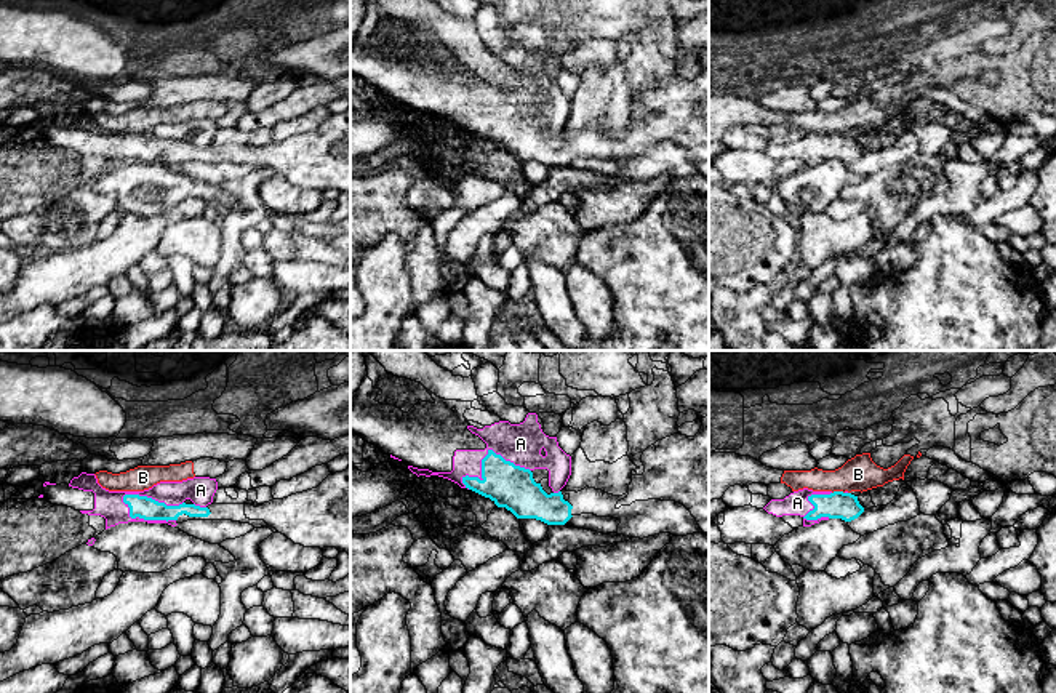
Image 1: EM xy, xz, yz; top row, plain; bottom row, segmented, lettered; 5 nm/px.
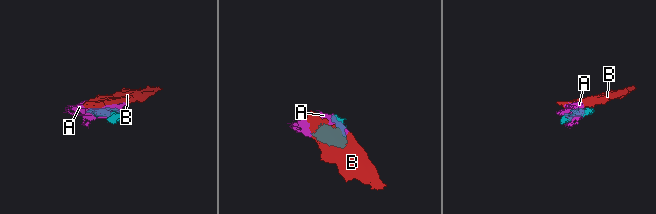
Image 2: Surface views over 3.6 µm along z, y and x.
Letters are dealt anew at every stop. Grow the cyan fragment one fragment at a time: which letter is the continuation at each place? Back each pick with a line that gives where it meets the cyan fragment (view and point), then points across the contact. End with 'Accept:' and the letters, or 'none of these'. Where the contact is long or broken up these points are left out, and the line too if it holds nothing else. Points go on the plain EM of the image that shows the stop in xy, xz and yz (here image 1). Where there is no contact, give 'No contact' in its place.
A: Touches cyan at xy (151, 140)
Accept: A

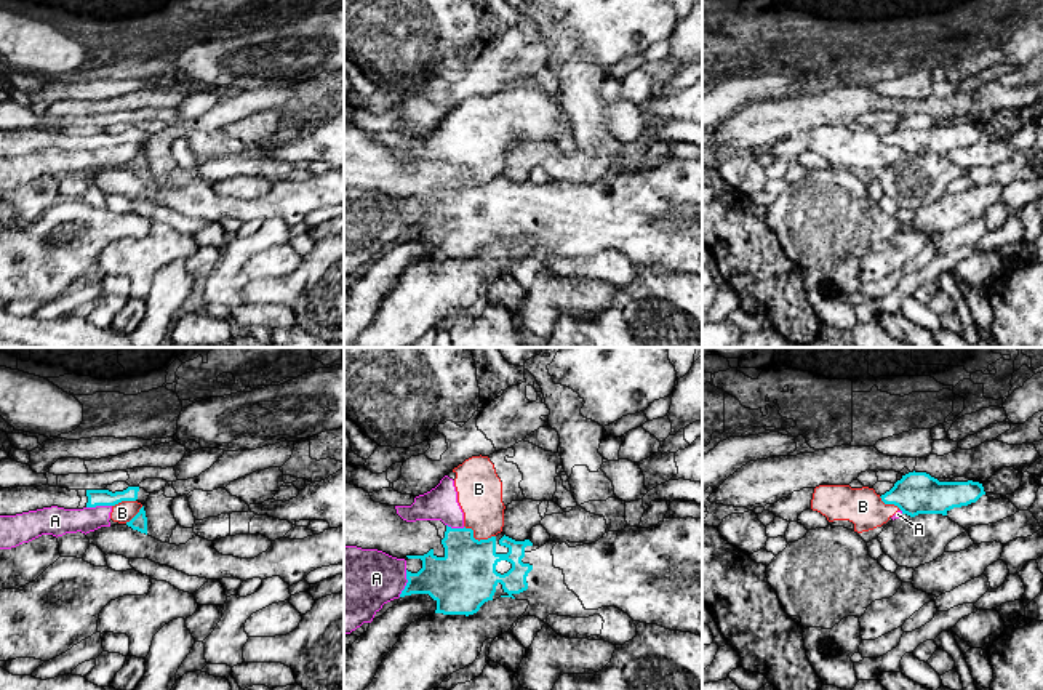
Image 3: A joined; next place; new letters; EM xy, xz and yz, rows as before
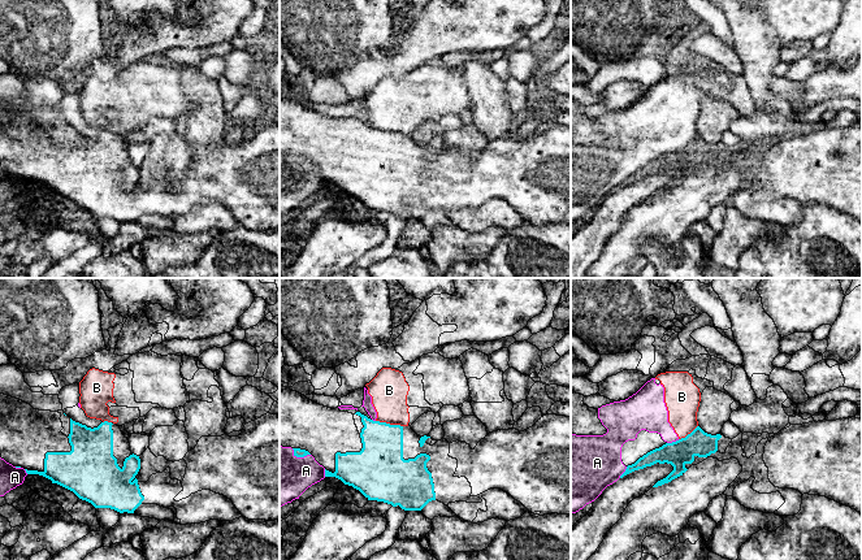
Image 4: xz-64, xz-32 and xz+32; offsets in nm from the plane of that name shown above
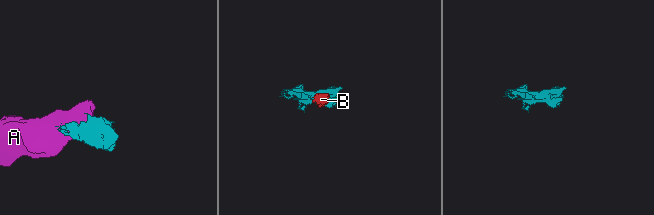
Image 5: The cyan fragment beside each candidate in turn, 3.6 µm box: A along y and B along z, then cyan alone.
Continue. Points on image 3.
Accept: none of these

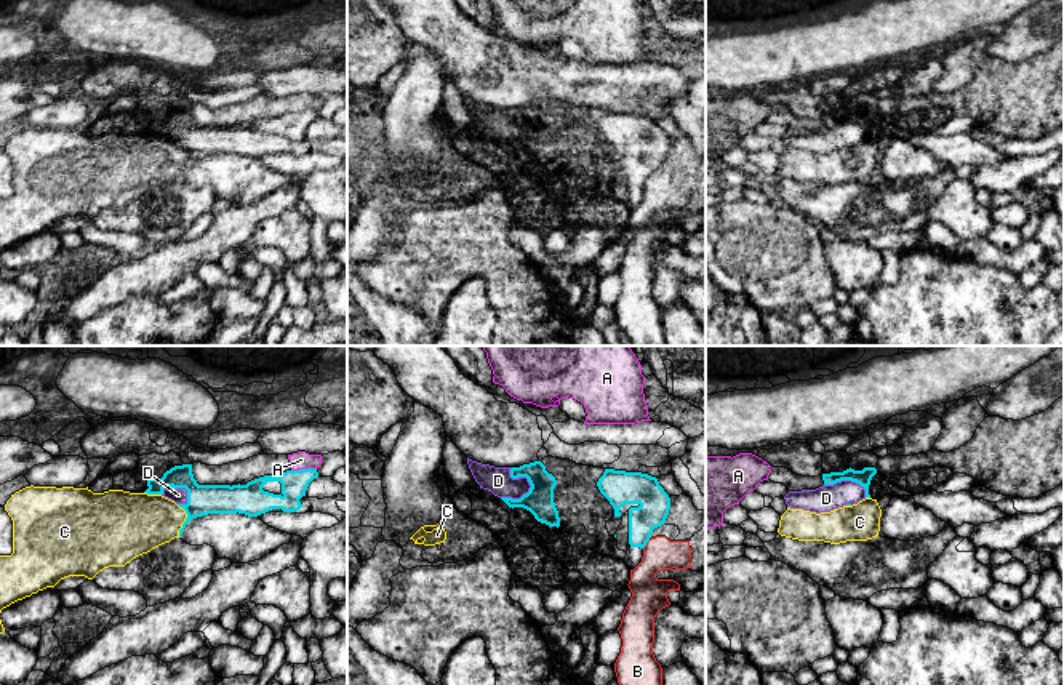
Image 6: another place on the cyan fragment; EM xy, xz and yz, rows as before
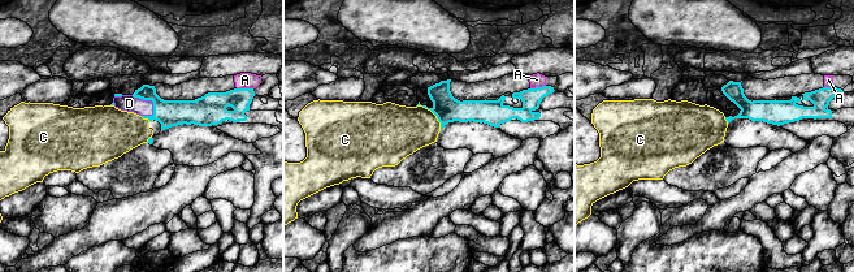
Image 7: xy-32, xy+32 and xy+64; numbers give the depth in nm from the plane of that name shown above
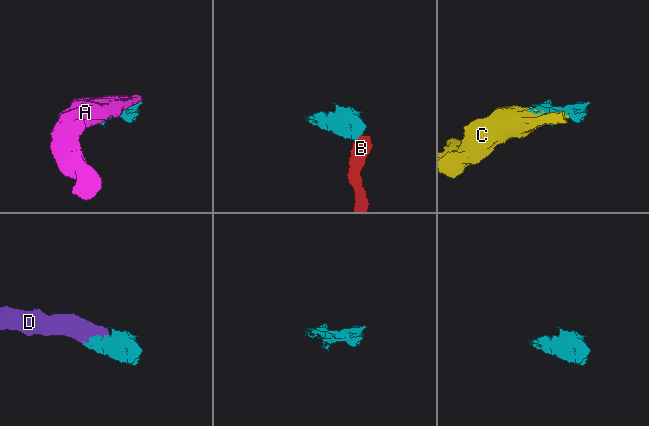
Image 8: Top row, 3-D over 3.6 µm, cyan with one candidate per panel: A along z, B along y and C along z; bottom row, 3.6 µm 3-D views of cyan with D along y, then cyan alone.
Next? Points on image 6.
D: Touches cyan at xz (522, 138)
Accept: D

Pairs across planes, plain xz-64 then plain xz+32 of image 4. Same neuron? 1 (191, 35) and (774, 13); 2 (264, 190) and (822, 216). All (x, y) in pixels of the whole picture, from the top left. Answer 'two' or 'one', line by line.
1: one
2: two

